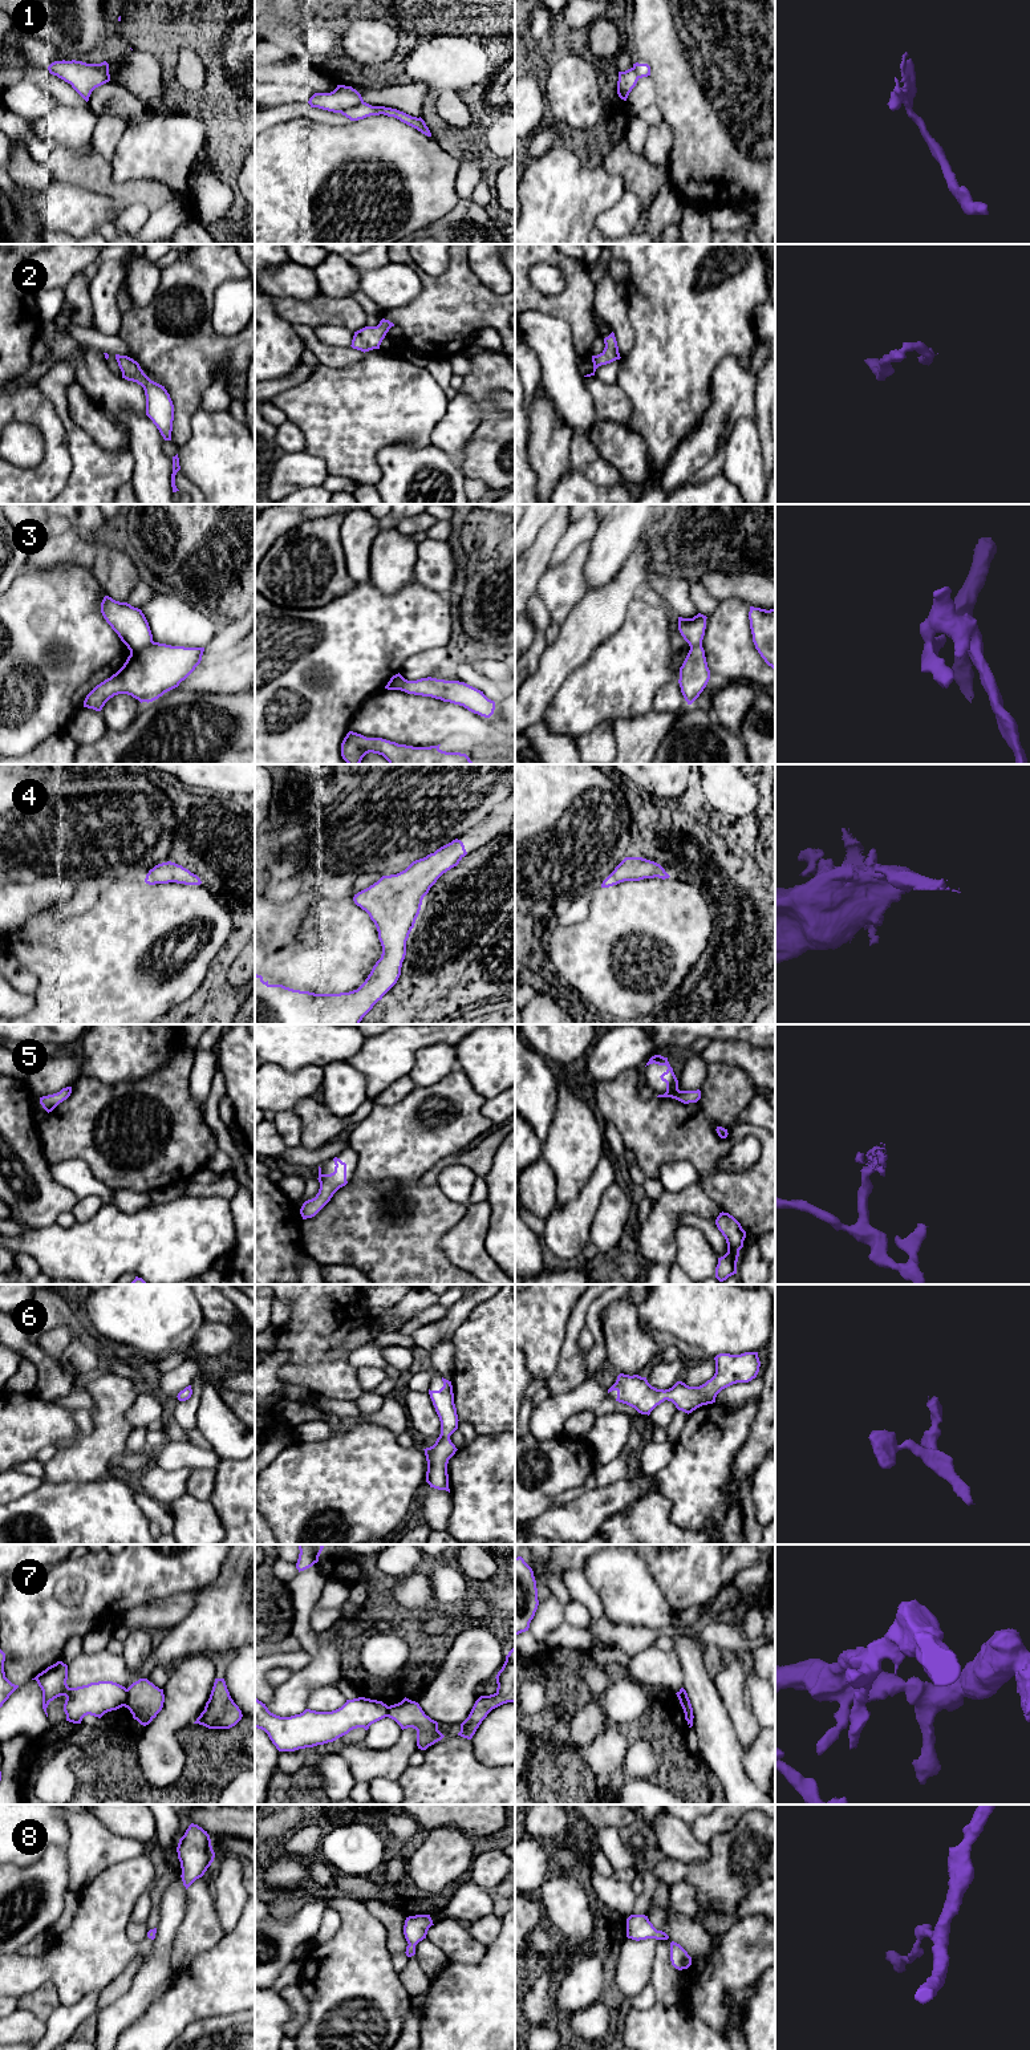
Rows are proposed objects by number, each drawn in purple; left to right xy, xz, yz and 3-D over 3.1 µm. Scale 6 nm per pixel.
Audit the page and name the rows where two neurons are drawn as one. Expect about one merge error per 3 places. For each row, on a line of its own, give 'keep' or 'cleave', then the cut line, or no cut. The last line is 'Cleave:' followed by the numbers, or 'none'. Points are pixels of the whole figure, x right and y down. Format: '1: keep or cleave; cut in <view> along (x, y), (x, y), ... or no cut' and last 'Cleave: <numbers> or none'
1: cleave; cut in xz along (363, 101), (339, 112)
2: keep; no cut
3: keep; no cut
4: keep; no cut
5: keep; no cut
6: keep; no cut
7: cleave; cut in xy along (126, 1689), (126, 1703), (124, 1705)
8: keep; no cut
Cleave: 1, 7

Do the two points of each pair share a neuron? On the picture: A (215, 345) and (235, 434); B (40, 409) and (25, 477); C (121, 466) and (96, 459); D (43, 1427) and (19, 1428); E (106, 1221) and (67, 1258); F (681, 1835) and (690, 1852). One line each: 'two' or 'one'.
A: two
B: one
C: one
D: one
E: one
F: one

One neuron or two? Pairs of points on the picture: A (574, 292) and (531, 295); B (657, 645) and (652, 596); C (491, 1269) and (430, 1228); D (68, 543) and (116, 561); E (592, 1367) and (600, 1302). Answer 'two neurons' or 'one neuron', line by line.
A: one neuron
B: two neurons
C: two neurons
D: one neuron
E: one neuron

